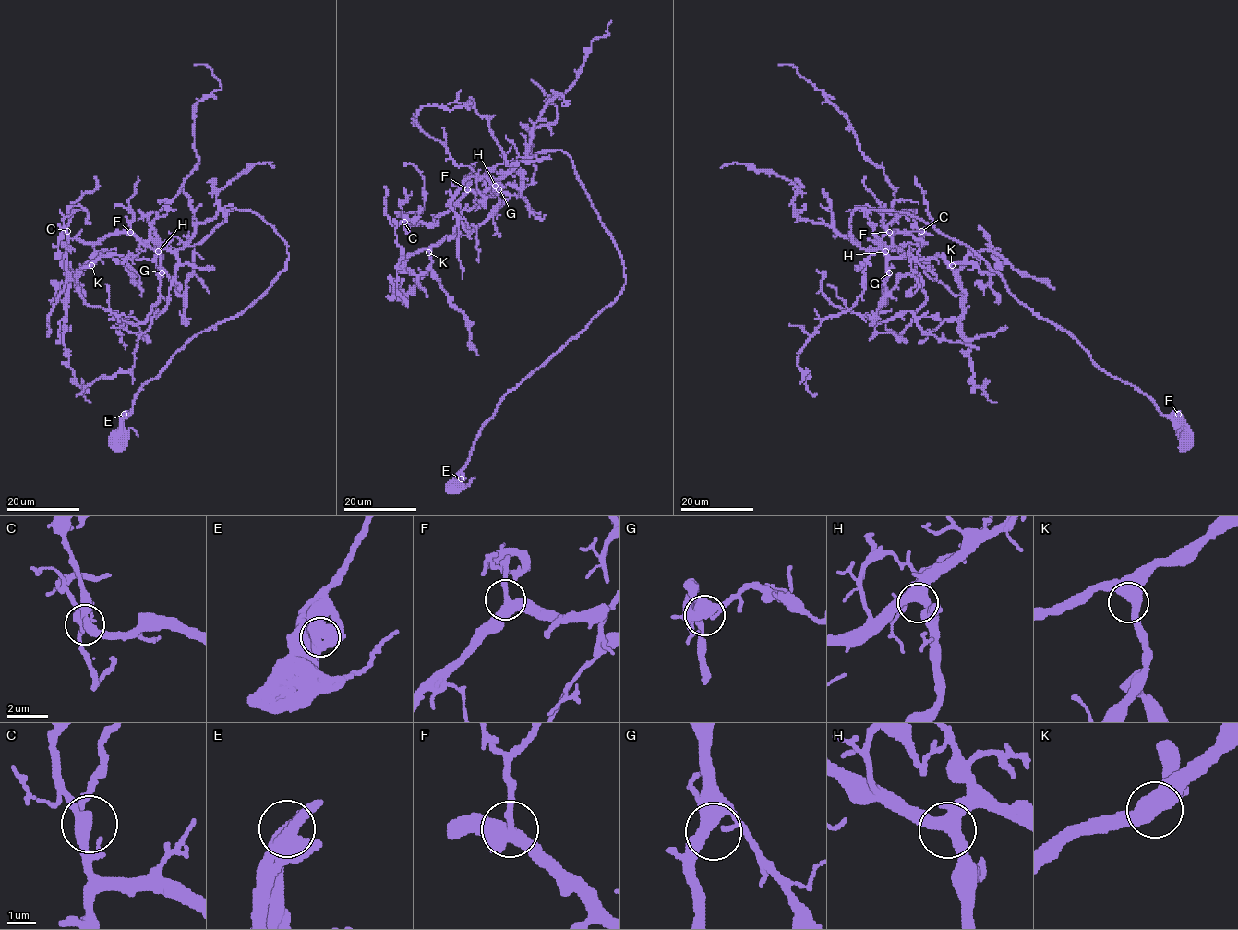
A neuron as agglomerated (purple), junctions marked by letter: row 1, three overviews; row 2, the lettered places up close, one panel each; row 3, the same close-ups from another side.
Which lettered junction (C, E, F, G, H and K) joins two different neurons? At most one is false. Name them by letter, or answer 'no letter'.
no letter

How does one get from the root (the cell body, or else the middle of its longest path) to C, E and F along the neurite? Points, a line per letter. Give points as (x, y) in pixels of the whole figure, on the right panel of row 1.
C: (1186, 439), (966, 245), (903, 212), (857, 208), (849, 221), (868, 250), (895, 233), (924, 243), (921, 231)
E: (1186, 439), (1191, 439), (1190, 429), (1179, 414)
F: (1186, 439), (971, 248), (903, 212), (853, 211), (859, 246), (885, 249), (889, 232)

